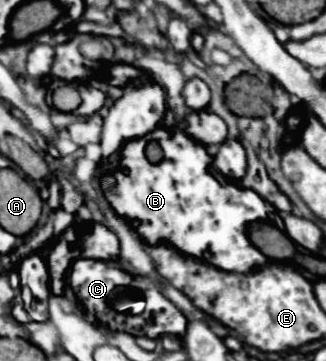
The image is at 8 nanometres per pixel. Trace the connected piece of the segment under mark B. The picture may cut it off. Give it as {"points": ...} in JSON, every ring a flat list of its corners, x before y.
{"points":[[157,127,153,133,153,139,163,149,163,159,159,163,151,163,145,155,145,147,151,141,151,137,141,137,129,141,121,151,119,169,107,177,103,177,101,187,105,191,107,201,115,209,115,213,127,221,141,221,137,227,137,233,149,243,167,243,175,249,183,251,185,255,191,255,195,259,203,259,223,271,237,271,247,273,257,267,263,267,269,263,269,259,247,239,247,227,251,223,269,219,271,213,275,213,275,207,267,203,259,193,251,189,241,189,233,183,221,185,211,173,209,173,209,153,201,143,195,143,189,135,183,133,181,127]]}

